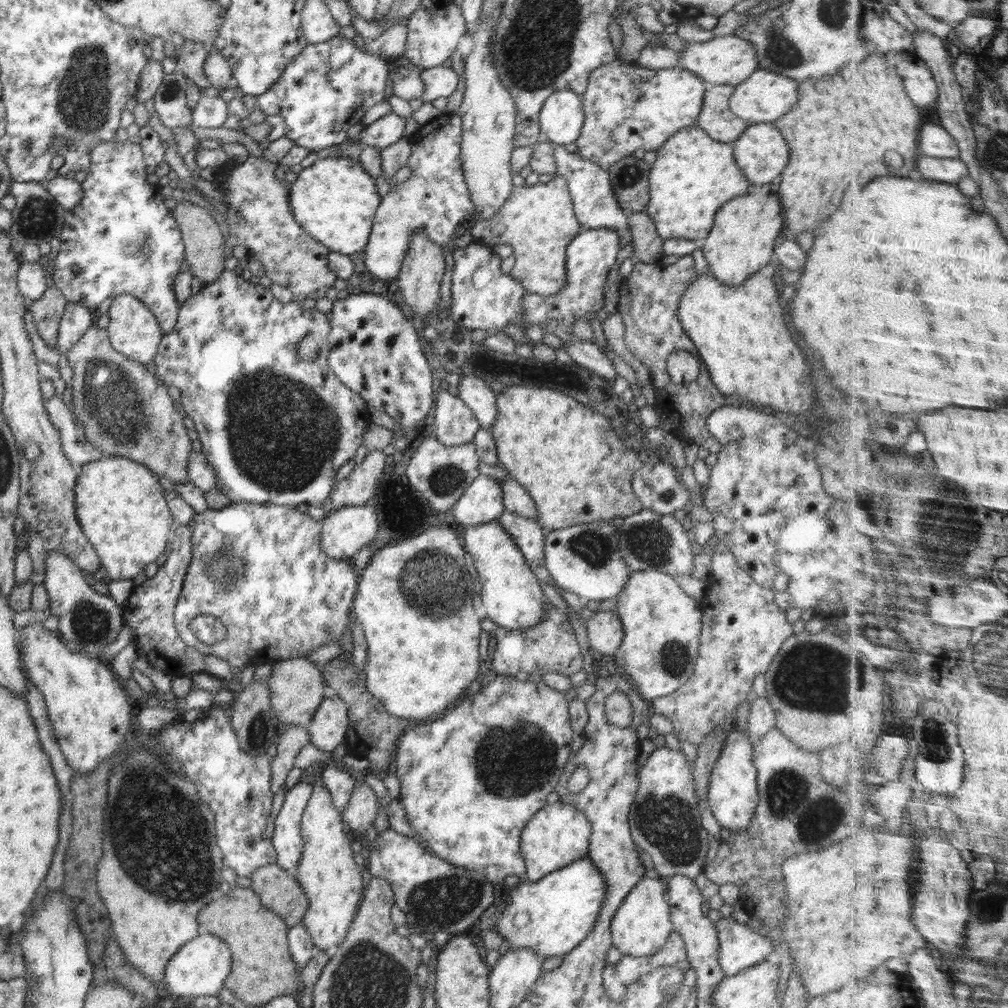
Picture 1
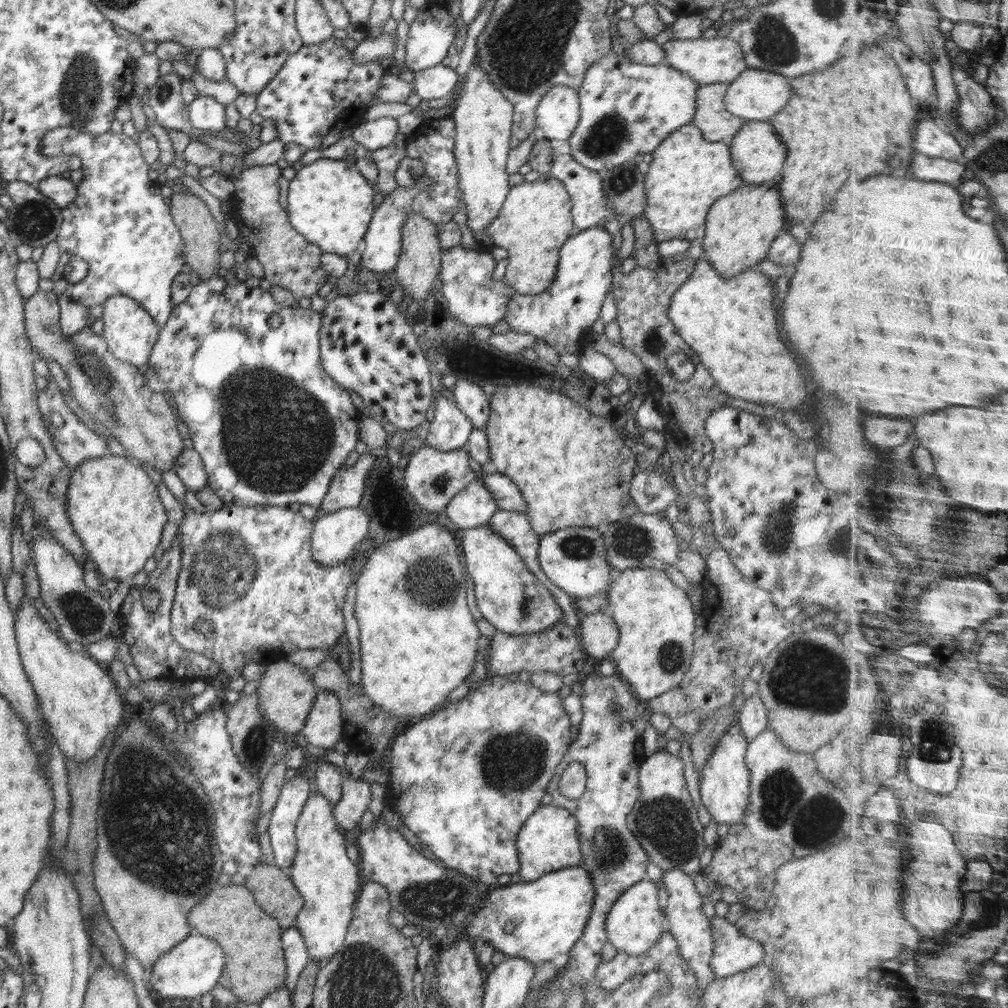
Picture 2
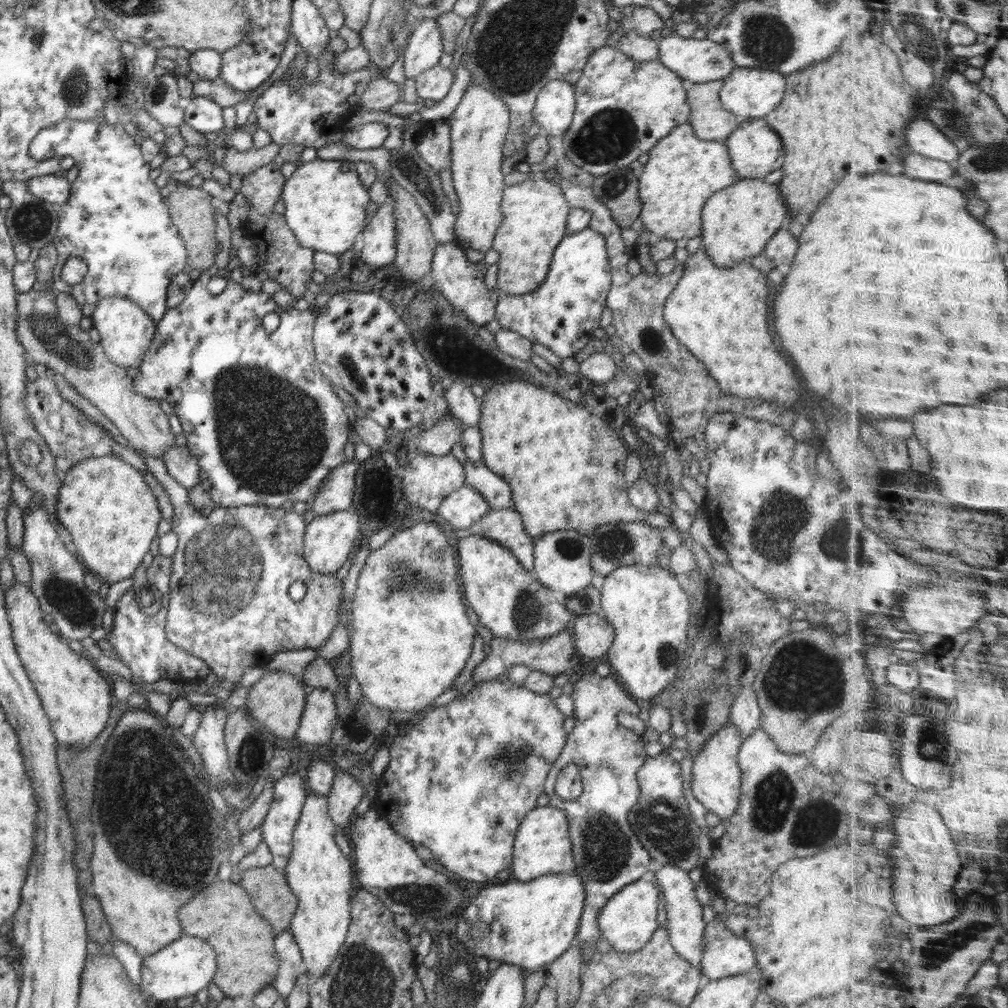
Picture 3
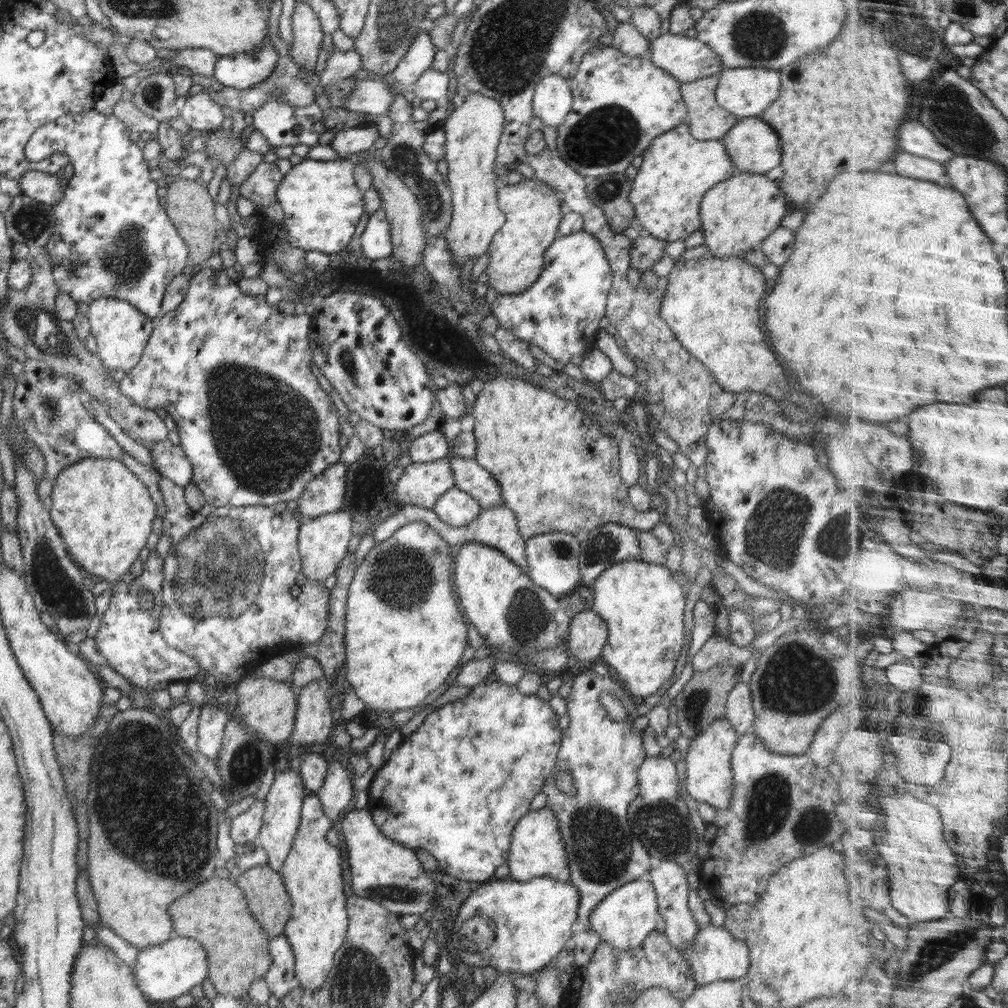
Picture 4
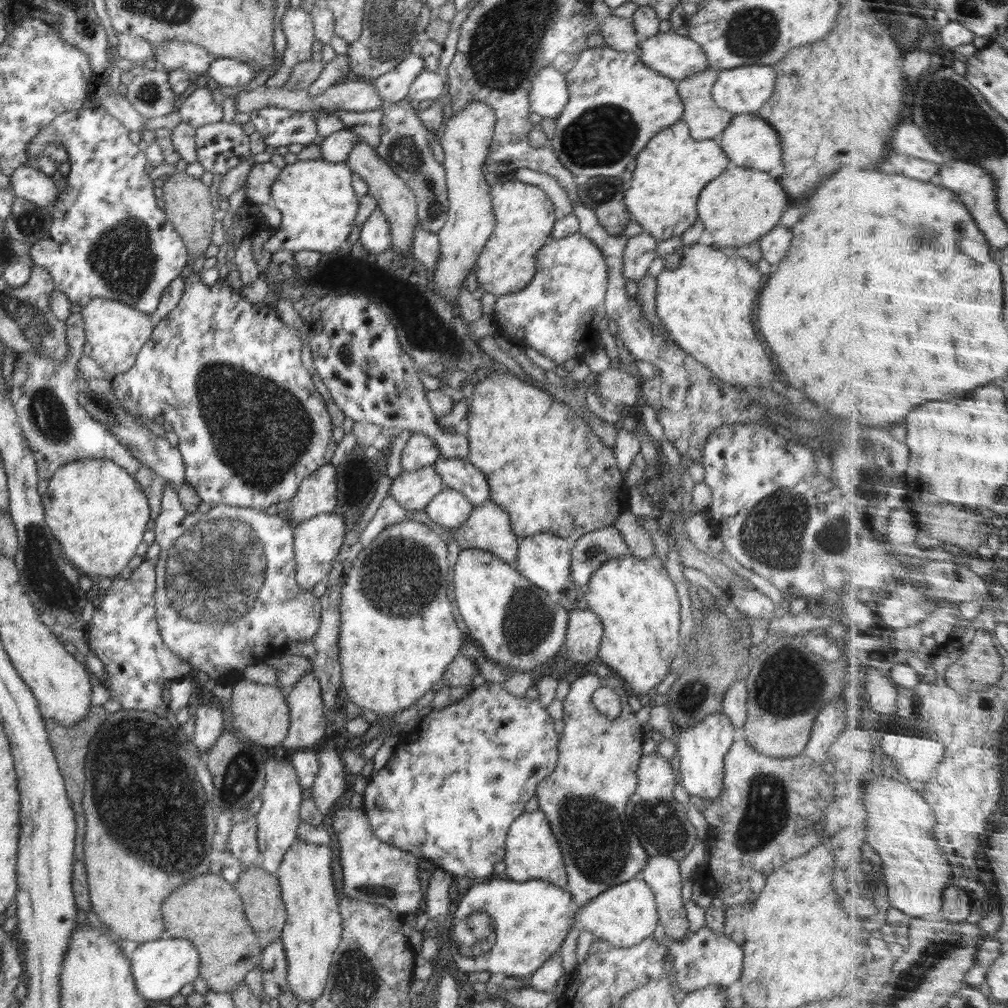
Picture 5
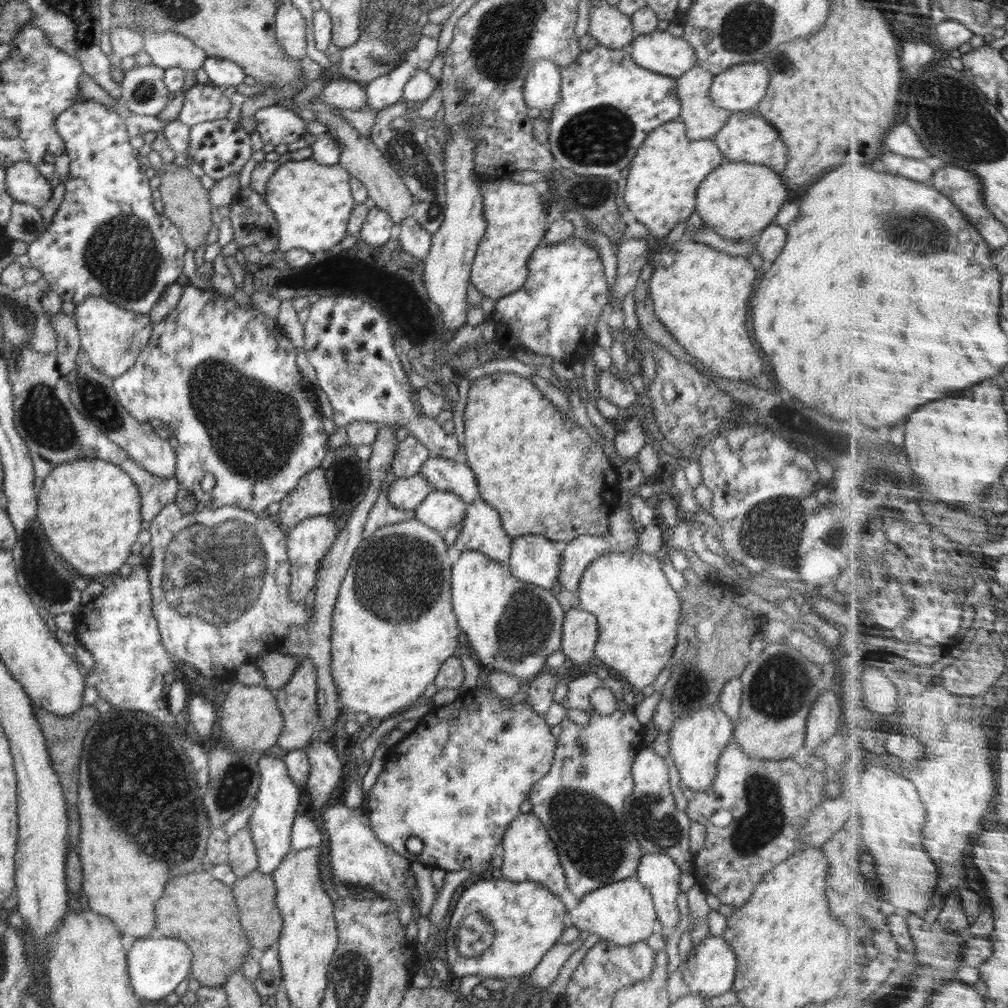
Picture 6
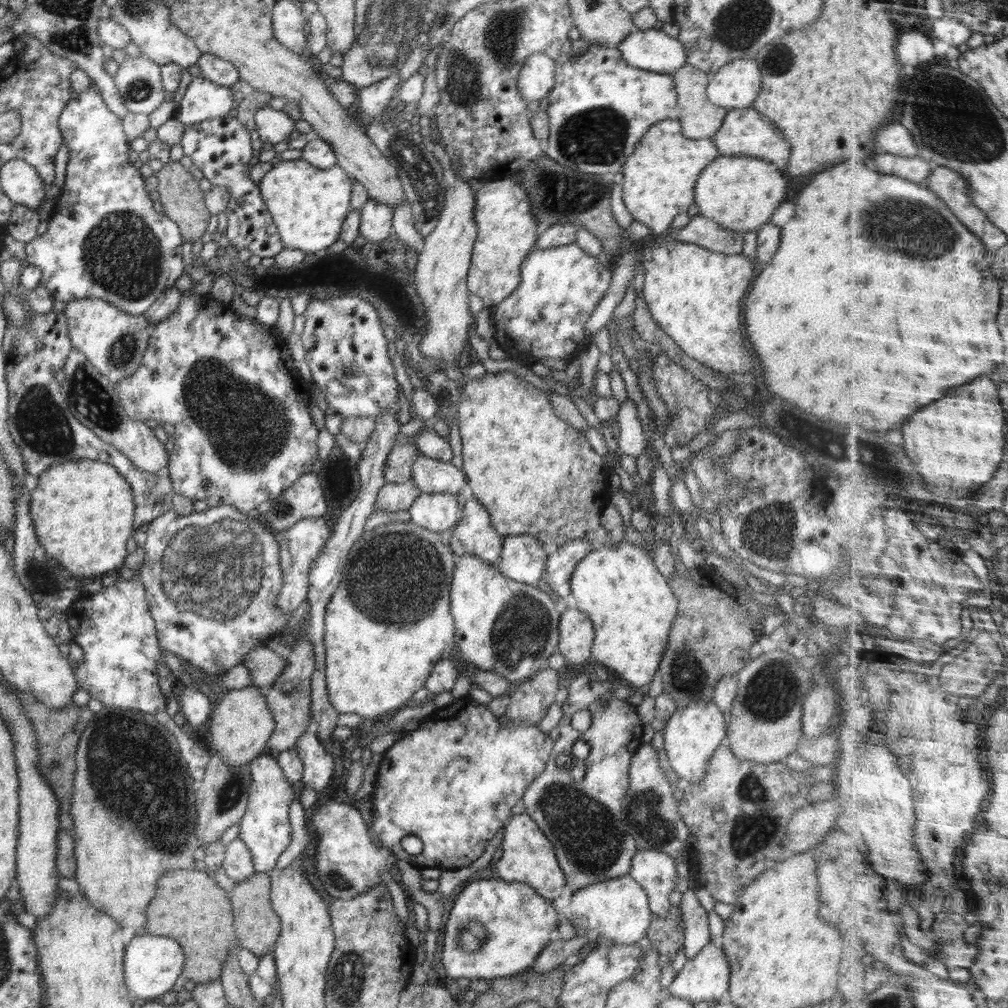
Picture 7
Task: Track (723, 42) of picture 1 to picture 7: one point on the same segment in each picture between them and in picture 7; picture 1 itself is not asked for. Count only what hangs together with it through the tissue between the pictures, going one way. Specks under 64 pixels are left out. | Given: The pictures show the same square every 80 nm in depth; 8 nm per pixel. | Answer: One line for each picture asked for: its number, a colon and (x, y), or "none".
2: (717, 60)
3: (696, 61)
4: (686, 59)
5: (677, 57)
6: (658, 51)
7: (652, 50)

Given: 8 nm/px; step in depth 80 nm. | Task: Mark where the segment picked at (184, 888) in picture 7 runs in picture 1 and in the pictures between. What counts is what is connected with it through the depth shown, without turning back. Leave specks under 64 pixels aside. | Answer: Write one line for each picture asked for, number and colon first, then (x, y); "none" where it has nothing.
1: (262, 968)
2: (255, 965)
3: (223, 915)
4: (215, 913)
5: (207, 911)
6: (200, 910)

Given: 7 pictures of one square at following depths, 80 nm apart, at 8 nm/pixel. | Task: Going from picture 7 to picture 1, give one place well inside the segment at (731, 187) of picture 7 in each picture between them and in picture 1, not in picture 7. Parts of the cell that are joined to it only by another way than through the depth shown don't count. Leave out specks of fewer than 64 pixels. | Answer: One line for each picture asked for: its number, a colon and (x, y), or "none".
1: (745, 230)
2: (740, 227)
3: (738, 221)
4: (736, 215)
5: (740, 206)
6: (739, 199)

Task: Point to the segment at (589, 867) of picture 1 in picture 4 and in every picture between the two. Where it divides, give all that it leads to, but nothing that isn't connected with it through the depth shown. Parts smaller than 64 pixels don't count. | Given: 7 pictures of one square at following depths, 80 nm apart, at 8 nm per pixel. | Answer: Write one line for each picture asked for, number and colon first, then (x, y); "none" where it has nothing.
2: (536, 920)
3: (528, 924)
4: (521, 927)

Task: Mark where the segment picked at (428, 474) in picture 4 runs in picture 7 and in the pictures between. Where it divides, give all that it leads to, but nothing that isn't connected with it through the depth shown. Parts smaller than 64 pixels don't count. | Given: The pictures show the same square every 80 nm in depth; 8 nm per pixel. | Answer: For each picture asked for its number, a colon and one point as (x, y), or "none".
5: (413, 490)
6: (404, 493)
7: (392, 497)

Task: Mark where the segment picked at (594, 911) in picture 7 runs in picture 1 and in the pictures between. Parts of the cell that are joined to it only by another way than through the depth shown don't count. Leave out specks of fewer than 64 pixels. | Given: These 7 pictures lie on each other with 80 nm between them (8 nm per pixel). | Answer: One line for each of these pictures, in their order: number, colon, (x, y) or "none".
1: (641, 925)
2: (634, 924)
3: (627, 921)
4: (625, 917)
5: (624, 915)
6: (623, 912)

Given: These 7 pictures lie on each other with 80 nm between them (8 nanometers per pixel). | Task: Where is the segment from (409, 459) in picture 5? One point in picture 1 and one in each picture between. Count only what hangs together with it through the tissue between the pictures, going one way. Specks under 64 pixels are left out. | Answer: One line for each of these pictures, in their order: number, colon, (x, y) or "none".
1: (454, 423)
2: (450, 429)
3: (438, 440)
4: (431, 446)

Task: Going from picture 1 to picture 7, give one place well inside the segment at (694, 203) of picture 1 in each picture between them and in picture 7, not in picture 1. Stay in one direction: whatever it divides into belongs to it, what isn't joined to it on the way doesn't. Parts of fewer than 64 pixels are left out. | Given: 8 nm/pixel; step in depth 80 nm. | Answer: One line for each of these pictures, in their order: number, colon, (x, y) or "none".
2: (687, 173)
3: (682, 172)
4: (677, 169)
5: (671, 170)
6: (668, 167)
7: (659, 176)

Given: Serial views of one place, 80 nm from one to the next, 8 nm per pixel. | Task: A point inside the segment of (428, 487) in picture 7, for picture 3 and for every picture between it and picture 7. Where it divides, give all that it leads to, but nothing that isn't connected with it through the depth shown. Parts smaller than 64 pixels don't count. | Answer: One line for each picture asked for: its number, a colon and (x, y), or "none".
3: (496, 491)
4: (469, 476)
5: (461, 475)
6: (451, 475)

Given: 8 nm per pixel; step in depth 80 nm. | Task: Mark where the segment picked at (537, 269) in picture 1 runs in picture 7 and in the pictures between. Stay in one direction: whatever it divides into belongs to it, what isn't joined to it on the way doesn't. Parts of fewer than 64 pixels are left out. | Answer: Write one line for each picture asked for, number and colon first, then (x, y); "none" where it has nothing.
2: (535, 220)
3: (535, 213)
4: (533, 211)
5: (524, 215)
6: (515, 213)
7: (507, 228)

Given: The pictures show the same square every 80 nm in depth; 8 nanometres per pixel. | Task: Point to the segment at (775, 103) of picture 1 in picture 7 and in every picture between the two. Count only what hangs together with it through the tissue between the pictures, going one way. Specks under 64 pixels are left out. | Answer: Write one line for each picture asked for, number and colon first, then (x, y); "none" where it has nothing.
2: (756, 95)
3: (748, 93)
4: (745, 92)
5: (744, 90)
6: (740, 88)
7: (736, 85)

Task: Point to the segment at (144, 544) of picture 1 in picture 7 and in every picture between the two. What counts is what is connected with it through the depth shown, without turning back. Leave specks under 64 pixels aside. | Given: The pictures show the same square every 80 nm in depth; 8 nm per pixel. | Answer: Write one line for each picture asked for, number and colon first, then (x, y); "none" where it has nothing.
2: (115, 509)
3: (106, 505)
4: (104, 513)
5: (98, 513)
6: (90, 510)
7: (83, 510)

